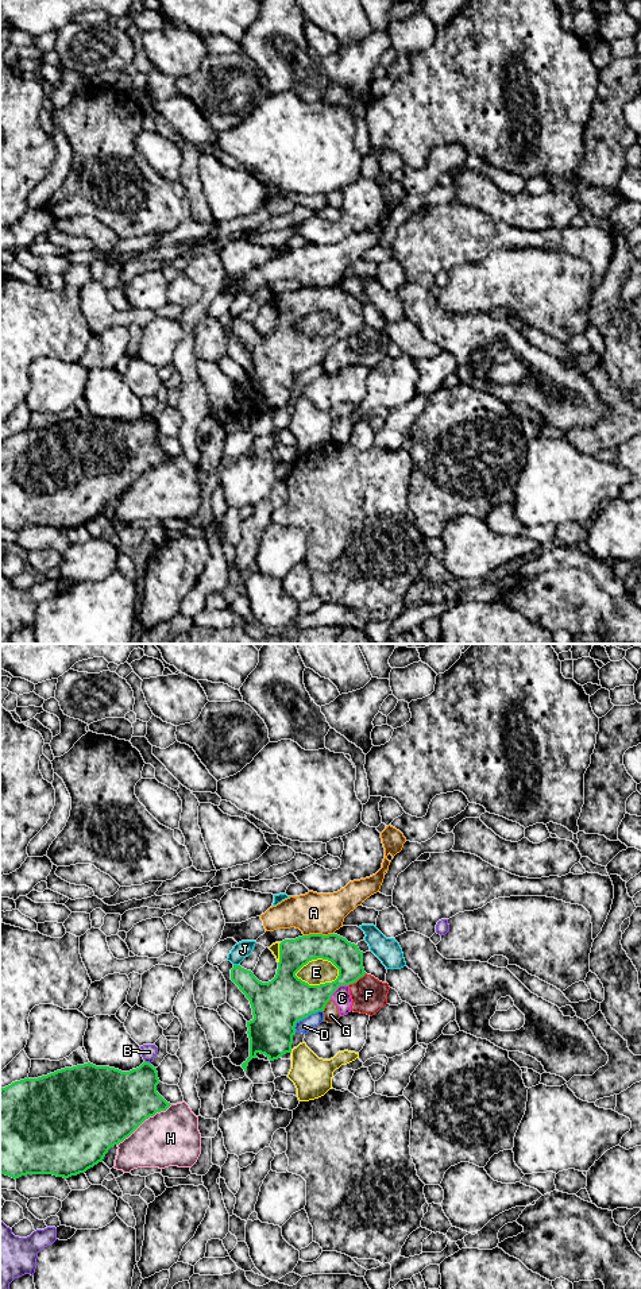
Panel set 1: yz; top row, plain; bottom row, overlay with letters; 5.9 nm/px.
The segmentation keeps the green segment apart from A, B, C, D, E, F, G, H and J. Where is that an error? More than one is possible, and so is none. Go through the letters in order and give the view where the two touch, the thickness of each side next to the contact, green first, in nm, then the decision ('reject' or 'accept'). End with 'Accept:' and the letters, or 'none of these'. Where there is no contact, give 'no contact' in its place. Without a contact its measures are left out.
A: meets green in yz; 180 nm thick on the green side, 240 nm on the other; reject
B: meets green in yz; 320 nm thick on the green side, 90 nm on the other; reject
C: meets green in yz; 240 nm thick on the green side, 110 nm on the other; reject
D: meets green in yz; 300 nm thick on the green side, 90 nm on the other; reject
E: meets green in yz; 200 nm thick on the green side, 150 nm on the other; reject
F: meets green in yz; 170 nm thick on the green side, 220 nm on the other; reject
G: meets green in yz; 300 nm thick on the green side, 100 nm on the other; reject
H: meets green in yz; 460 nm thick on the green side, 340 nm on the other; reject
J: meets green in yz; 180 nm thick on the green side, 100 nm on the other; reject
Accept: none of these

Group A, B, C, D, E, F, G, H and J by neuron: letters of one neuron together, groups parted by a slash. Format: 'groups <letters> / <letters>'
groups A / B / C F G / D / E / H / J

